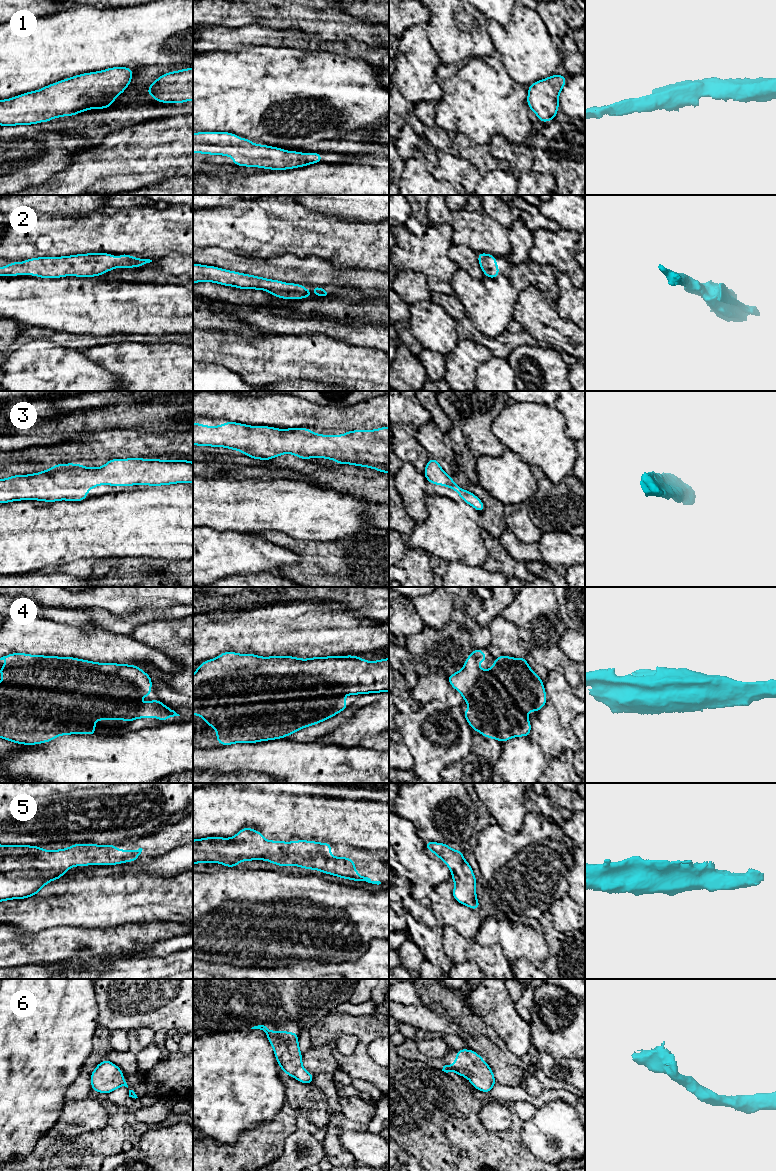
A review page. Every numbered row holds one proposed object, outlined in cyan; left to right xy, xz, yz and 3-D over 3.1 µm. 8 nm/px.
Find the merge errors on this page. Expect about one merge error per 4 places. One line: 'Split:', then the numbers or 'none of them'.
Split: none of them

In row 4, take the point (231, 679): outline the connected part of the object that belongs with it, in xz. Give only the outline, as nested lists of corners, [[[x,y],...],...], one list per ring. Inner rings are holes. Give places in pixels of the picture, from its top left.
[[[224,652],[201,663],[193,674],[193,716],[202,716],[206,725],[214,726],[217,743],[257,743],[281,739],[313,726],[346,710],[342,695],[389,692],[389,658],[378,661],[348,656],[328,656],[300,659],[293,656],[260,657],[255,654]]]

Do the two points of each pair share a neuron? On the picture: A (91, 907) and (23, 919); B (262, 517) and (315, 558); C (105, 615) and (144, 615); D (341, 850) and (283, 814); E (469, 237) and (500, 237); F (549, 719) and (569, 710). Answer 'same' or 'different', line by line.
A: same
B: different
C: same
D: different
E: same
F: different

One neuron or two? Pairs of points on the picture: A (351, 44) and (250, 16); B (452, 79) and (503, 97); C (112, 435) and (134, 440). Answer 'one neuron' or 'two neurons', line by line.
A: two neurons
B: one neuron
C: one neuron

